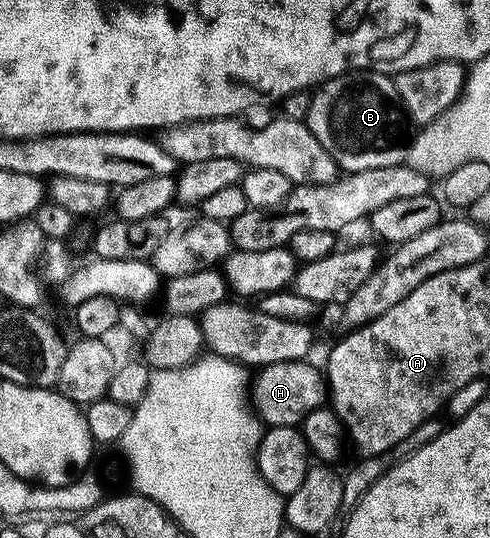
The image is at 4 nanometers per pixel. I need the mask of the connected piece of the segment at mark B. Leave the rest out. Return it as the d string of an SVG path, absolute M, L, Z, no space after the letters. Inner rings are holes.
M349 72L320 83L312 94L306 124L344 172L357 174L370 168L390 168L401 165L408 156L409 123L395 81L386 74Z

